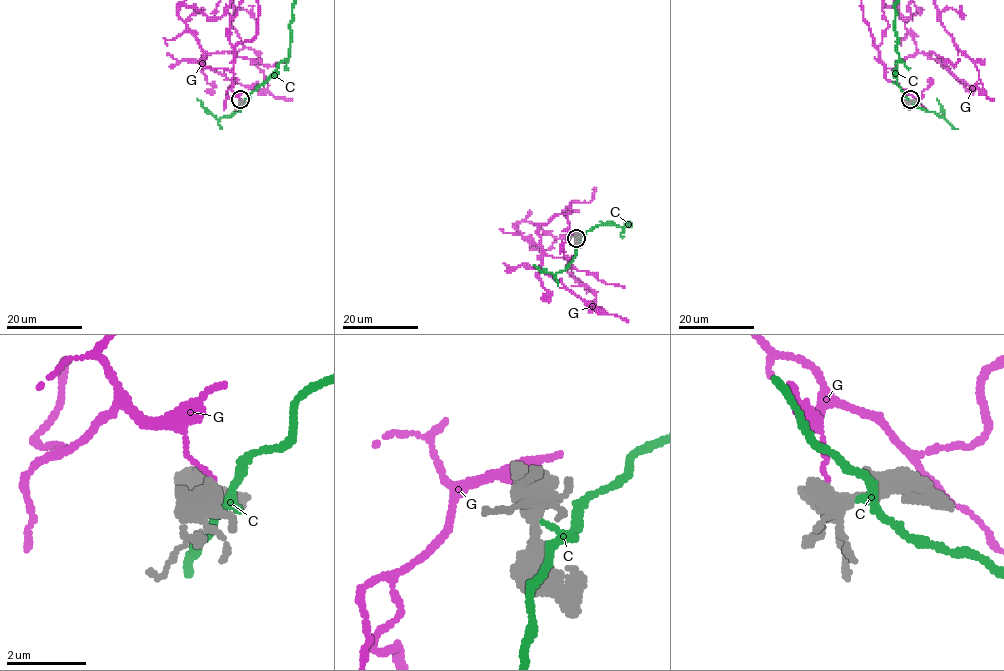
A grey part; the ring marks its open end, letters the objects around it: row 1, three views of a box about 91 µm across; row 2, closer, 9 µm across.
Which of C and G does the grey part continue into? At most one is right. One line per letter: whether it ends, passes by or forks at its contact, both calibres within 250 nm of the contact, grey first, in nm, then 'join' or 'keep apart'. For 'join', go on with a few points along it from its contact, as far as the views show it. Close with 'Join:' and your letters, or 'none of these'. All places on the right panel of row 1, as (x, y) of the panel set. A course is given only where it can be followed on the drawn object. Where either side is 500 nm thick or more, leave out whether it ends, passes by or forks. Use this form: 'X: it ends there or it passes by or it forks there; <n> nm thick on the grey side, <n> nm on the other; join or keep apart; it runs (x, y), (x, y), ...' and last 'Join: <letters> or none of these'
C: it passes by; 400 nm thick on the grey side, 170 nm on the other; keep apart
G: it ends there; 400 nm thick on the grey side, 80 nm on the other; keep apart
Join: none of these

